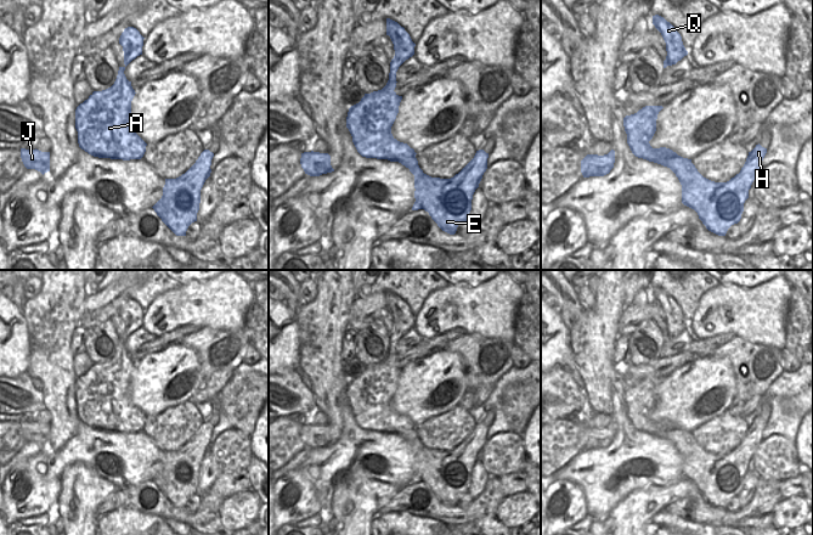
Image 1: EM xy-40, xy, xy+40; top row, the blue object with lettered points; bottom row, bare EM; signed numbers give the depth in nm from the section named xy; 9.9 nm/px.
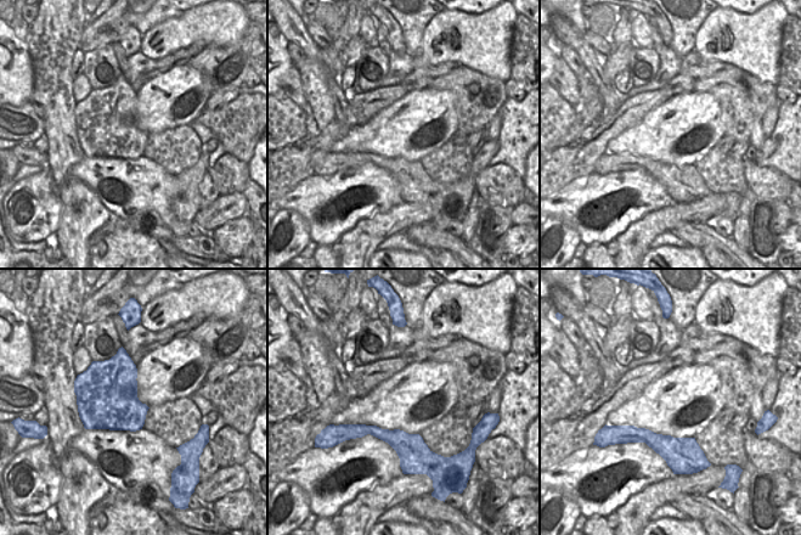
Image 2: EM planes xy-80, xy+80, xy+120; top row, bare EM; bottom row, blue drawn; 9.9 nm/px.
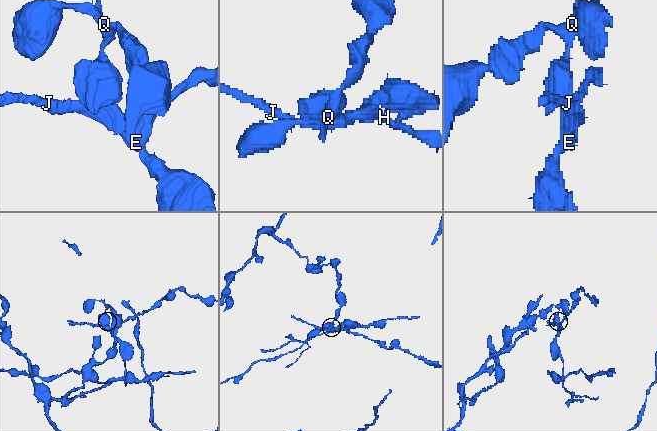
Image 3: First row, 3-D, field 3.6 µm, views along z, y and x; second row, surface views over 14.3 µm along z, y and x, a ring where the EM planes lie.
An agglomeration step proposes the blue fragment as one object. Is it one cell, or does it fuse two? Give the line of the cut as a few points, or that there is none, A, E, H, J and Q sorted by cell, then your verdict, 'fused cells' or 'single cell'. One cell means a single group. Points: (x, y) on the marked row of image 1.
cut in xy+40 along (678, 156), (660, 158), (654, 162); A Q / E H J; fused cells

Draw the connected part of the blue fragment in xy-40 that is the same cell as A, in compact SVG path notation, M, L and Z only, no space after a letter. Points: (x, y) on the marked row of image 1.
M136 28L124 29L119 44L123 46L125 66L119 67L114 84L106 90L94 91L75 109L79 147L94 157L130 160L141 159L146 152L147 143L131 128L131 101L136 92L124 74L125 67L142 55L143 39Z

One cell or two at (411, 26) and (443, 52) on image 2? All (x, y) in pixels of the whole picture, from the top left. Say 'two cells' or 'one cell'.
two cells

